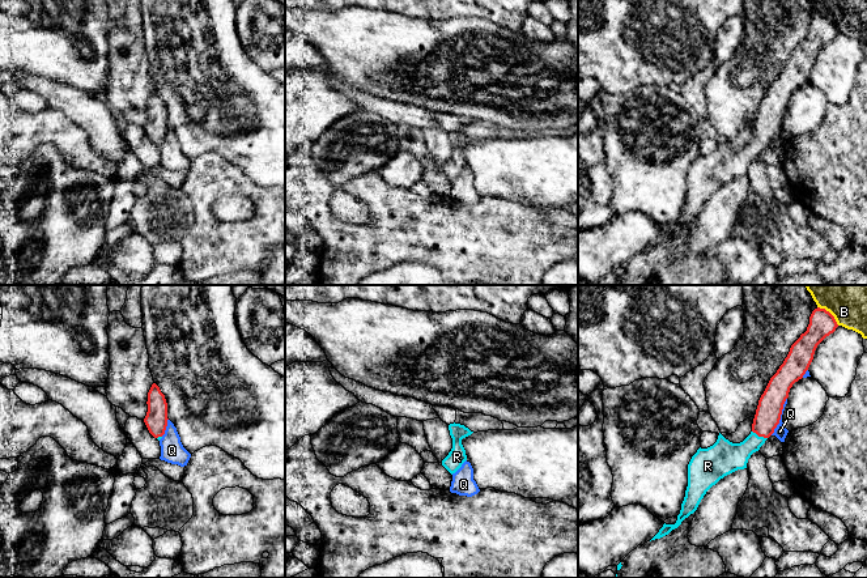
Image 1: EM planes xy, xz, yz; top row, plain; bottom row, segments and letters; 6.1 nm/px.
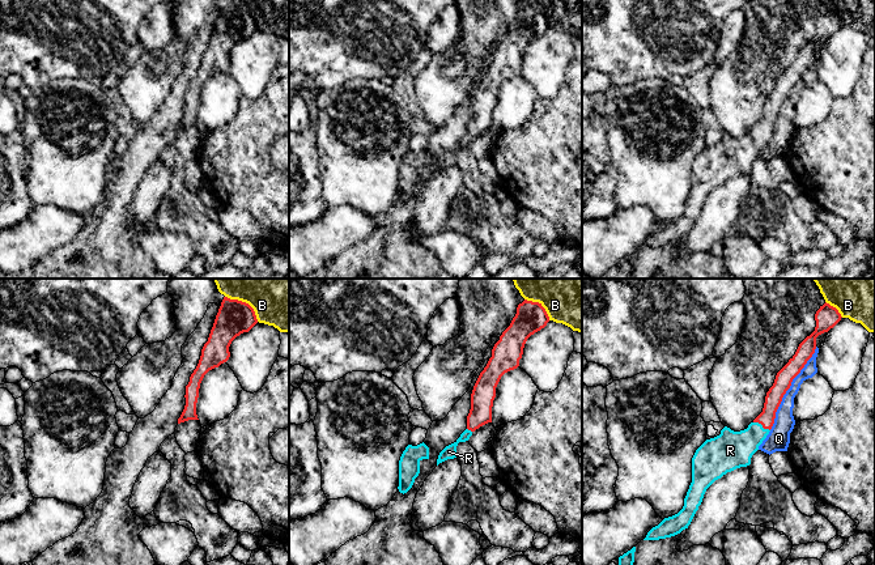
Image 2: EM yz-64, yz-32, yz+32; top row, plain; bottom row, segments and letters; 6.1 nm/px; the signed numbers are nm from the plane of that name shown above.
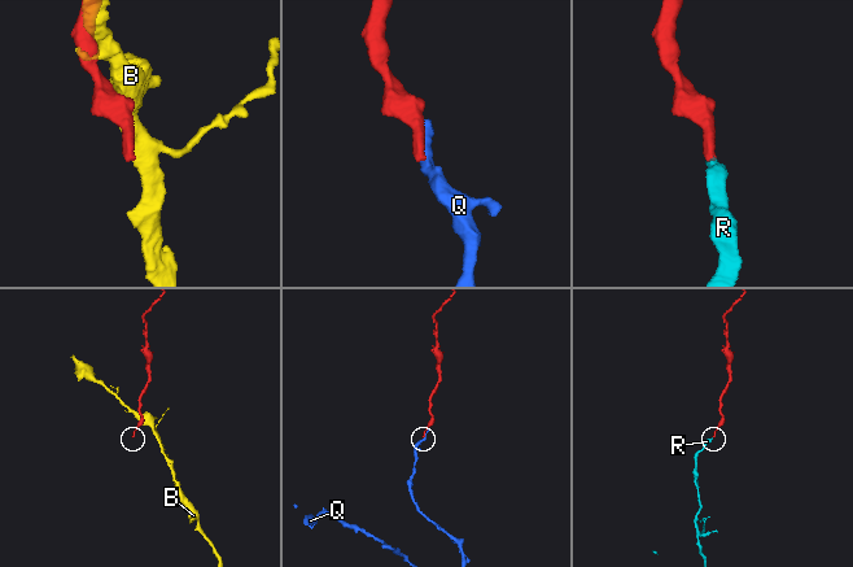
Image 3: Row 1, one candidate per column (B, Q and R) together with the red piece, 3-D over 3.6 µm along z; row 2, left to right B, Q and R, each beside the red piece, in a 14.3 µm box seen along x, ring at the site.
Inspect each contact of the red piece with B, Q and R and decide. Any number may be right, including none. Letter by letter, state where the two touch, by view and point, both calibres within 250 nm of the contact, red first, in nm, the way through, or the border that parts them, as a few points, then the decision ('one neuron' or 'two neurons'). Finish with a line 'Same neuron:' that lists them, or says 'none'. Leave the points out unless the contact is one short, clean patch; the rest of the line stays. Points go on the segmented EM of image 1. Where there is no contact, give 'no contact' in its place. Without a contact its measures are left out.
B: yz (829, 313) | 160/340 nm | two neurons
Q: yz (780, 416) | 160/80 nm | two neurons
R: yz (760, 436) | 160/190 nm | across yz (770, 404), (760, 436), (735, 457), (726, 457) | one neuron
Same neuron: R

